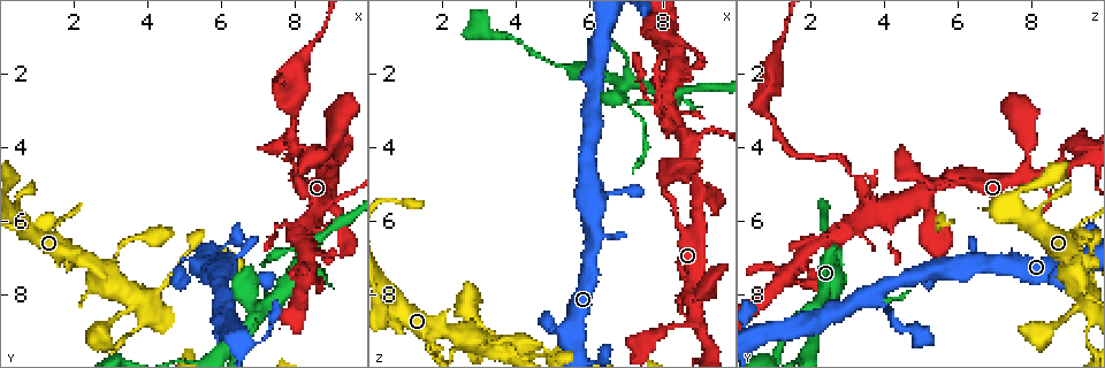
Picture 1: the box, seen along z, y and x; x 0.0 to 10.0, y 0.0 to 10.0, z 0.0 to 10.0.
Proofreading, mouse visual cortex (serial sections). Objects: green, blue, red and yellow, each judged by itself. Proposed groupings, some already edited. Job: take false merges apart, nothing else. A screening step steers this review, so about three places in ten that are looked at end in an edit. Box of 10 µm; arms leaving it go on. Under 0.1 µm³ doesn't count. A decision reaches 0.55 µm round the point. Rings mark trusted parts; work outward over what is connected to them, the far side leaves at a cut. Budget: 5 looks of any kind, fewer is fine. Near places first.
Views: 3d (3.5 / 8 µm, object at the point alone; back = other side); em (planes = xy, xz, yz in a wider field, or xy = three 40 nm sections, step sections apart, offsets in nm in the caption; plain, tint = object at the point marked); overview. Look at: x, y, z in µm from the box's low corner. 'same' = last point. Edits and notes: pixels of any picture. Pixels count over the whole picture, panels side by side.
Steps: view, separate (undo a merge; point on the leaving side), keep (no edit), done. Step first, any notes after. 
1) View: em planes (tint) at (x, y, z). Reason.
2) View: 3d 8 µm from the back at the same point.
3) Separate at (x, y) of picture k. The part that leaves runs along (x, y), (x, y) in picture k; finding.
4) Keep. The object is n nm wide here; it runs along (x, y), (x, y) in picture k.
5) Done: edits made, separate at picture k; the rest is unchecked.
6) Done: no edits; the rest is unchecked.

View: 3d 8 µm at (3.60, 8.30, 9.25). Sharp bend.

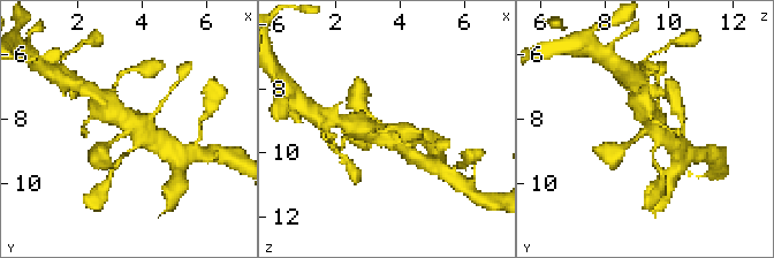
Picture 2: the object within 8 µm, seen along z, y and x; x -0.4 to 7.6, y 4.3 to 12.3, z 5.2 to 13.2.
View: 3d 3.5 µm at the same point. Closer look.

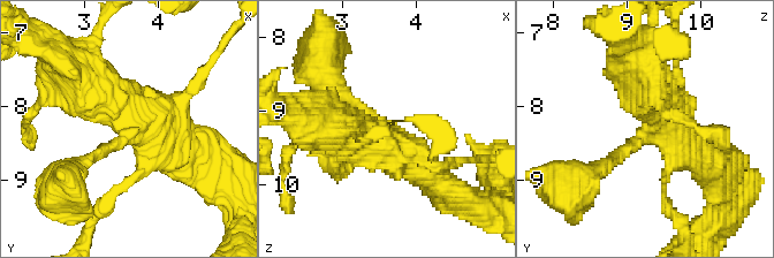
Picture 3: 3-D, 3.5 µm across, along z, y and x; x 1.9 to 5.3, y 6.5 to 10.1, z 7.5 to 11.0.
View: em planes (tint) at (3.60, 8.30, 9.30). Shape alone is not enough.

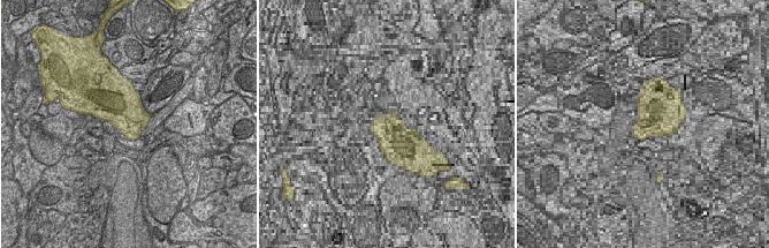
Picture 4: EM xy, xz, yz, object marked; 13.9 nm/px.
Keep. It runs along (346, 133), (434, 165), (458, 161) in picture 3; one cell here.

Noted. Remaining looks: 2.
View: 3d 3.5 µm at (5.30, 7.35, 9.10). Sharp bend.

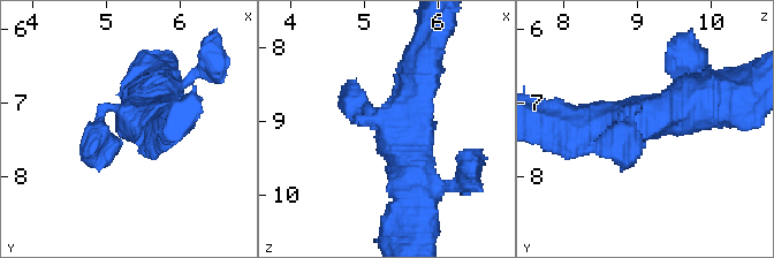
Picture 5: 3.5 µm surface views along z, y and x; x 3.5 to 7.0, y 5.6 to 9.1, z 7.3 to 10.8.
View: em xy step 2 (tint) at (5.35, 7.30, 9.05).

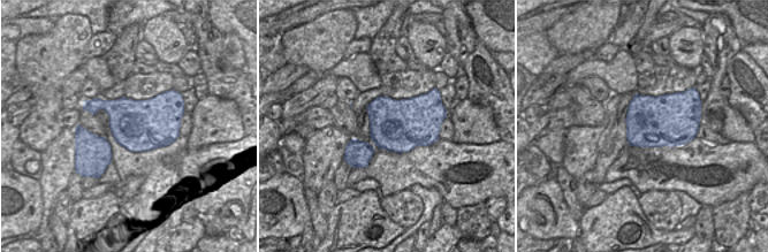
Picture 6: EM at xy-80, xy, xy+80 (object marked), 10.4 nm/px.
Keep. It runs along (168, 123), (93, 141), (93, 151) in picture 5; one cell here.

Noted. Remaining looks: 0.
Done: no edits; the rest is unchecked.

